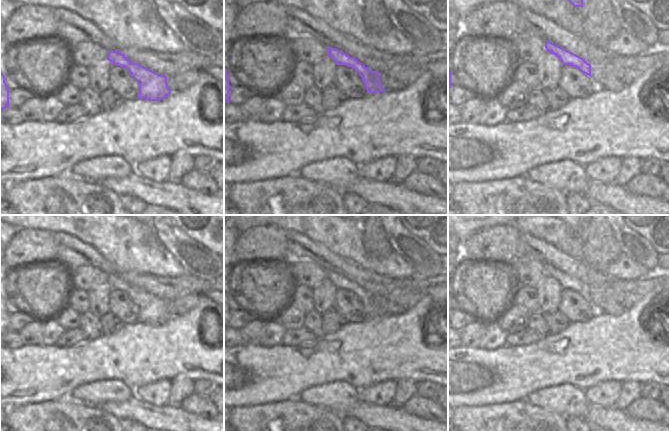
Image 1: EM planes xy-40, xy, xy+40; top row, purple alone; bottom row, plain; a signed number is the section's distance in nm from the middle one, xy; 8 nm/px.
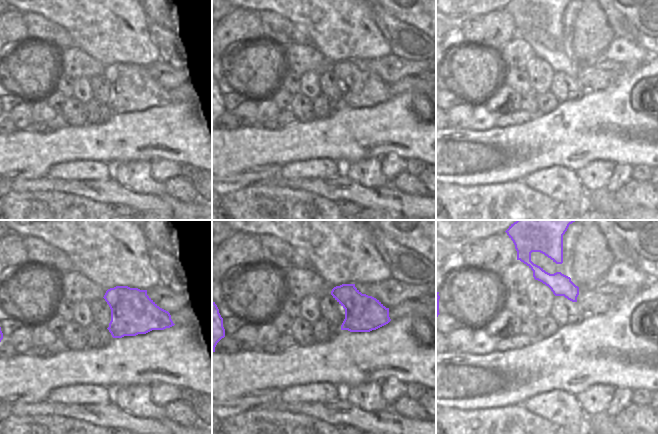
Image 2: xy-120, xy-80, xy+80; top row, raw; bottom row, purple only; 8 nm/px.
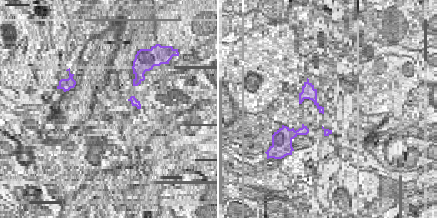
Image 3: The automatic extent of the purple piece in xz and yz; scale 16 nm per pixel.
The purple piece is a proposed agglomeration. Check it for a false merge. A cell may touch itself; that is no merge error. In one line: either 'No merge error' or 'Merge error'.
No merge error.

